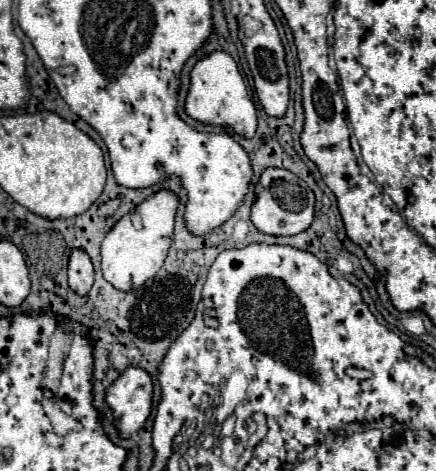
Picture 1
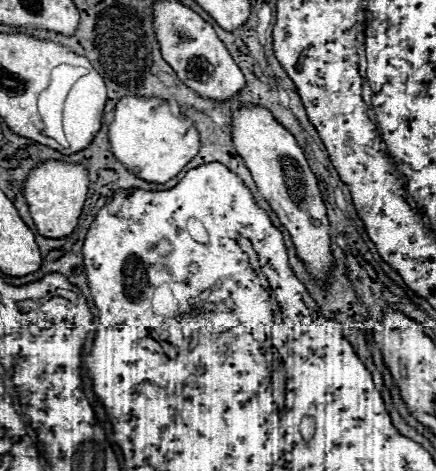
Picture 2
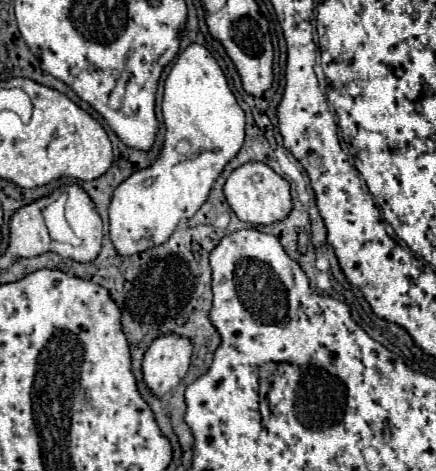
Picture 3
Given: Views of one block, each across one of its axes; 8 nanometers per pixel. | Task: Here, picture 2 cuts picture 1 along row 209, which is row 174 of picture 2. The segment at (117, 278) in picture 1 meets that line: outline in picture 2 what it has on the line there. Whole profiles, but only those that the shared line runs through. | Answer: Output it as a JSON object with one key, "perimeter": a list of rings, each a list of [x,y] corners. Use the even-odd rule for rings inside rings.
{"perimeter":[[[124,96],[114,108],[110,150],[138,178],[164,184],[196,156],[200,150],[200,134],[188,116],[174,116],[168,102],[146,96]]]}

